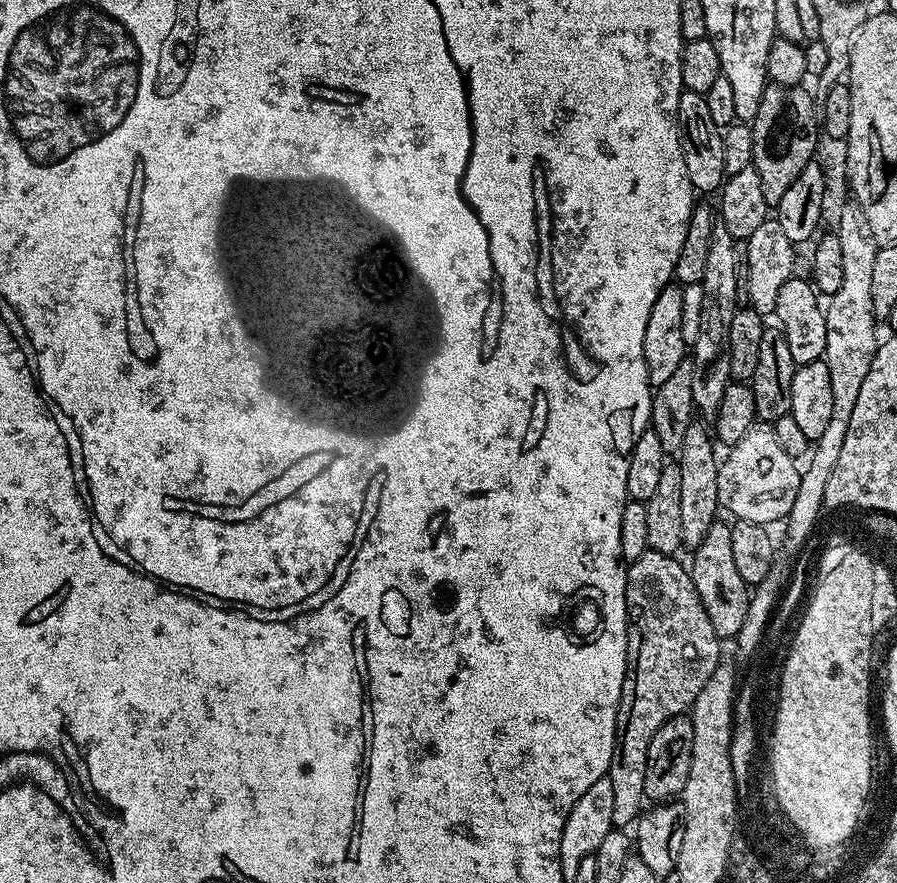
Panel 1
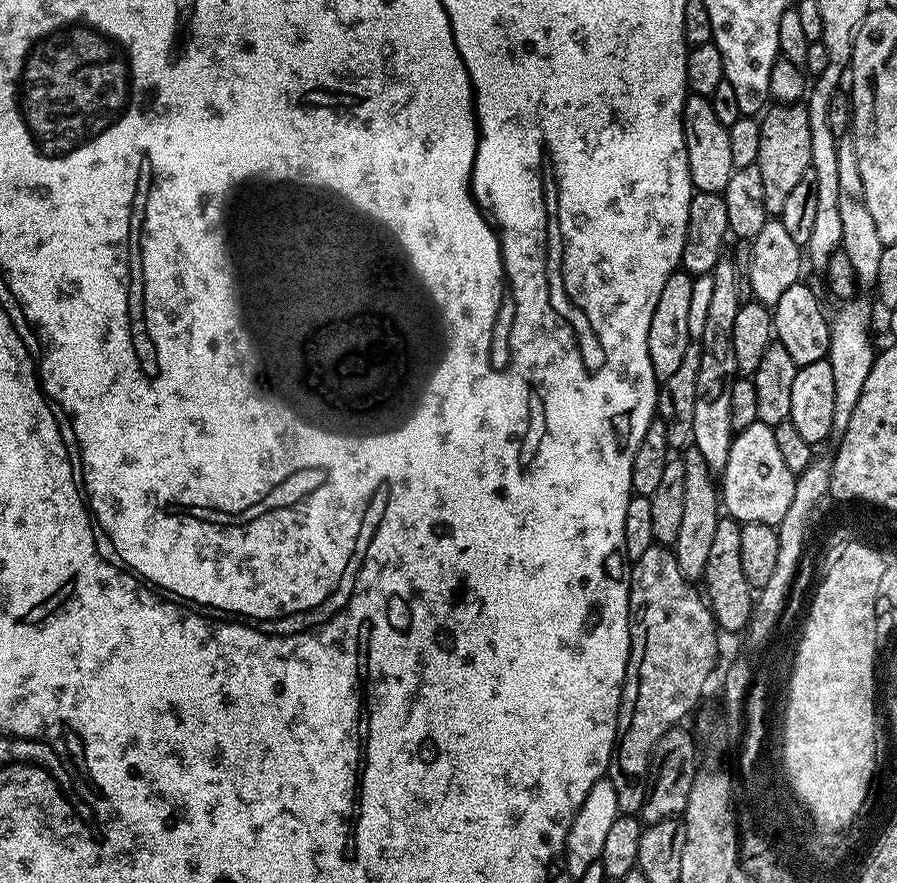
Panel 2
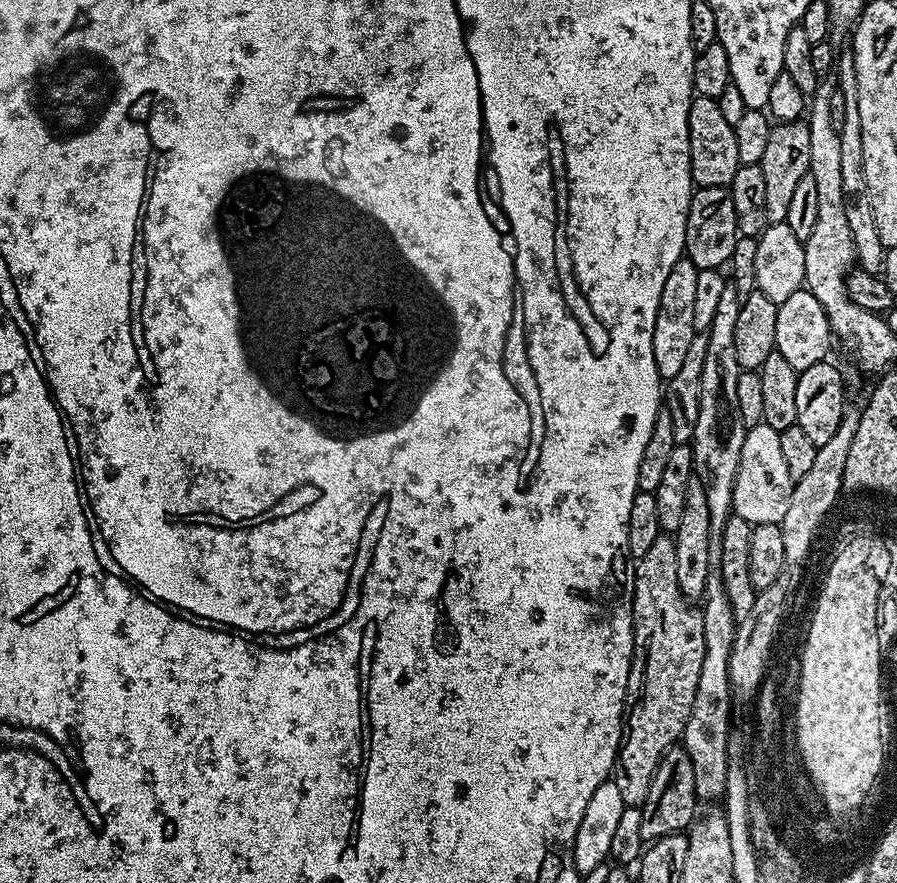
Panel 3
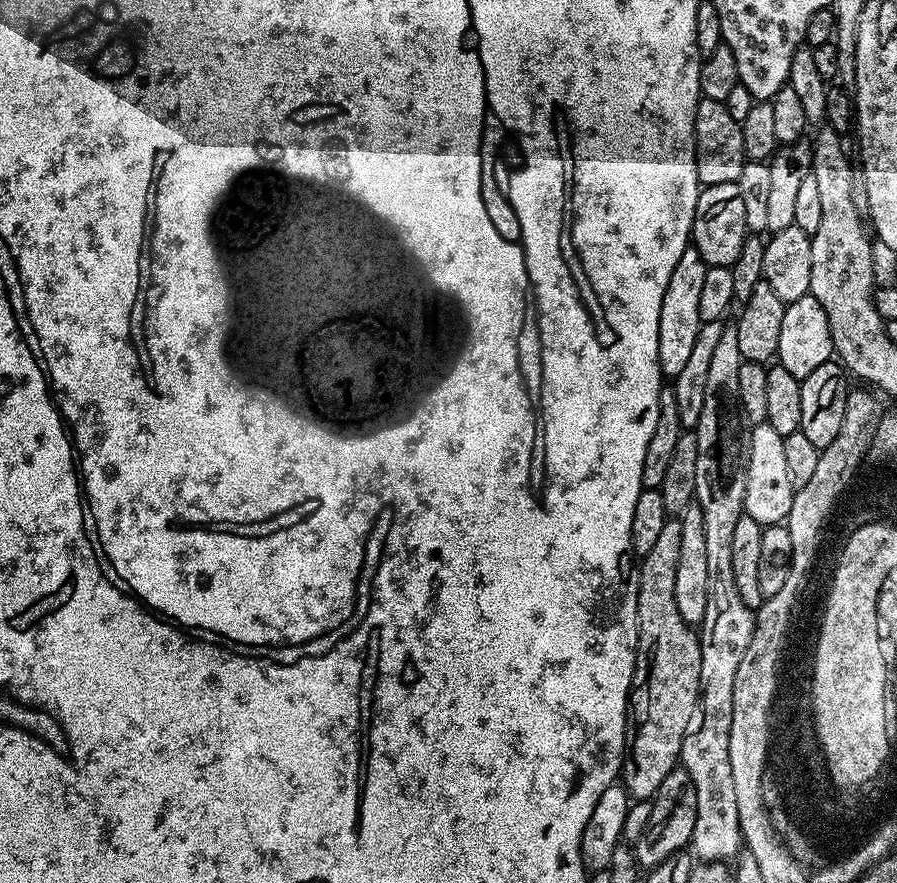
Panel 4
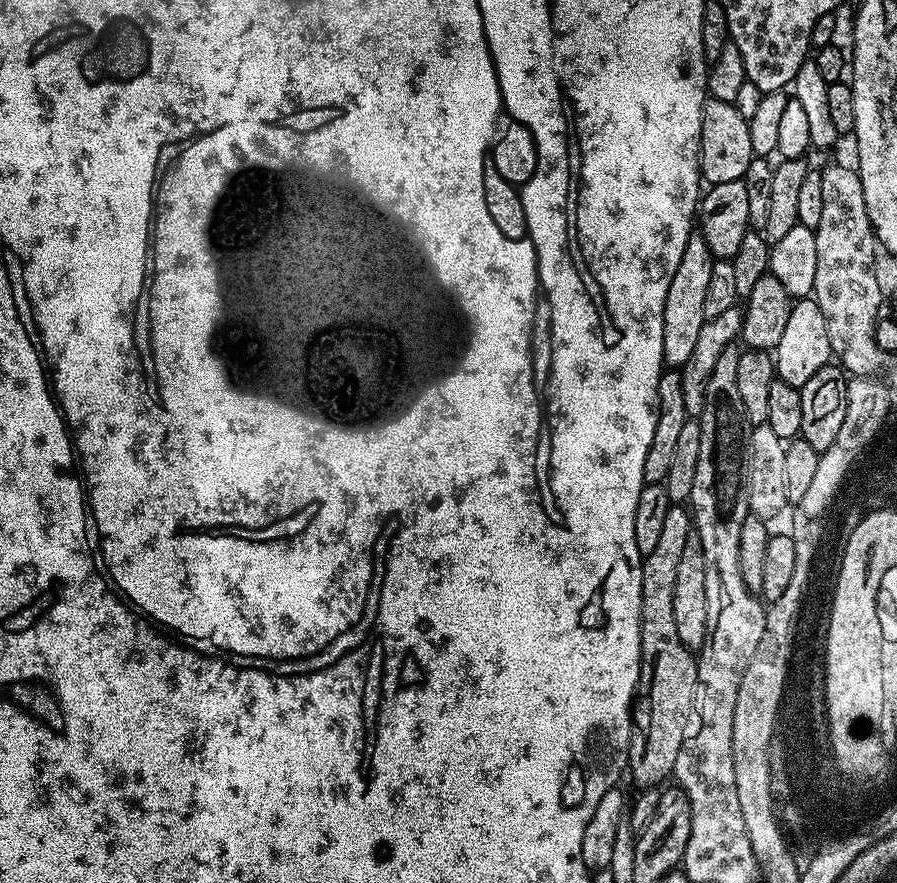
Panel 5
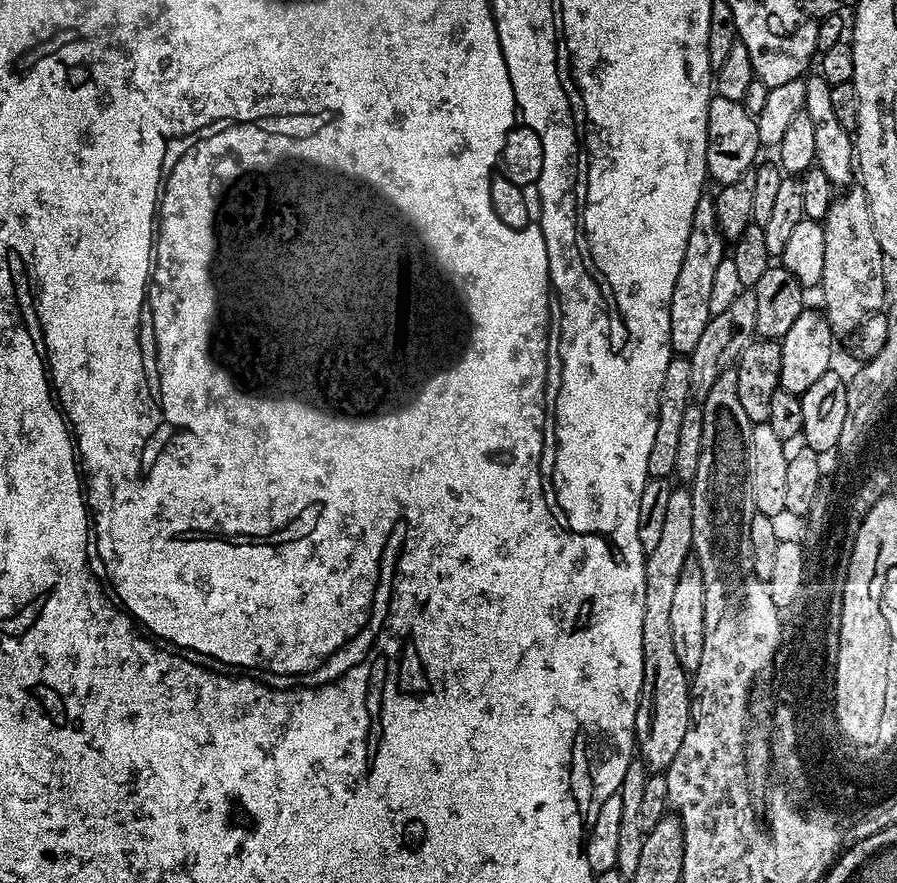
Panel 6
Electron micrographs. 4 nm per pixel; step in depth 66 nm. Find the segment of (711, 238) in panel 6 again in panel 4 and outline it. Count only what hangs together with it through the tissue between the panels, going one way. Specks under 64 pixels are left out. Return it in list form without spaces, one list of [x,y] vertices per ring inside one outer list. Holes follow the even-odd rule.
[[[690,246],[682,258],[678,258],[678,266],[674,266],[674,274],[670,274],[670,286],[666,286],[666,294],[662,294],[662,310],[658,314],[658,362],[665,377],[675,378],[686,367],[694,342],[698,339],[702,323],[698,318],[698,301],[707,269],[702,254]]]

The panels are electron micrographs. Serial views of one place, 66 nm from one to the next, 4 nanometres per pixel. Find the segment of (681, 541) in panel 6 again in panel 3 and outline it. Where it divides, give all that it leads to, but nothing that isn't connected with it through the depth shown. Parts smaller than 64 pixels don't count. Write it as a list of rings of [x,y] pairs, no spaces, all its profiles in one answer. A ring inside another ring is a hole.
[[[661,534],[654,546],[635,561],[632,595],[632,669],[628,679],[626,715],[622,721],[620,753],[616,755],[614,779],[626,808],[641,809],[650,794],[650,782],[667,748],[683,737],[694,706],[698,674],[706,654],[704,613],[678,590],[674,539]]]

